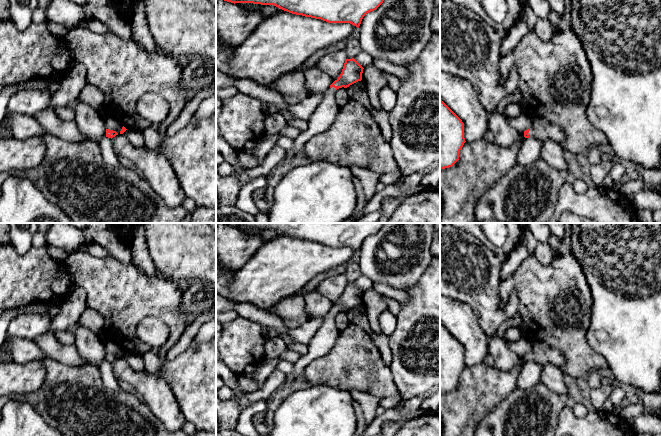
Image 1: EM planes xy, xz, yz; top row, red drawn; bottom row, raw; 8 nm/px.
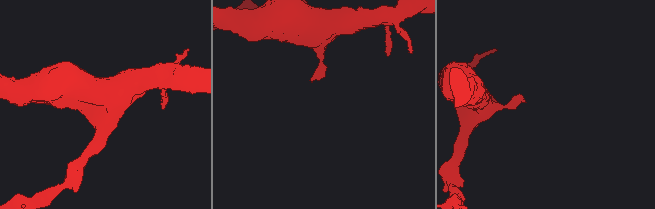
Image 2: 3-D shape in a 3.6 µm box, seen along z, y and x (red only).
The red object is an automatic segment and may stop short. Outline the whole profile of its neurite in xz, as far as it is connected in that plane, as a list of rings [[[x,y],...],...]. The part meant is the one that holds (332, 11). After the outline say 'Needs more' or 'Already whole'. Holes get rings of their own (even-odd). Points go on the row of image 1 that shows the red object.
[[[224,0],[231,3],[274,5],[292,14],[328,23],[350,23],[359,28],[363,17],[384,0]]]. Already whole

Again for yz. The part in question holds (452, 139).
[[[440,99],[440,169],[452,167],[464,143],[464,123]]]. Already whole

